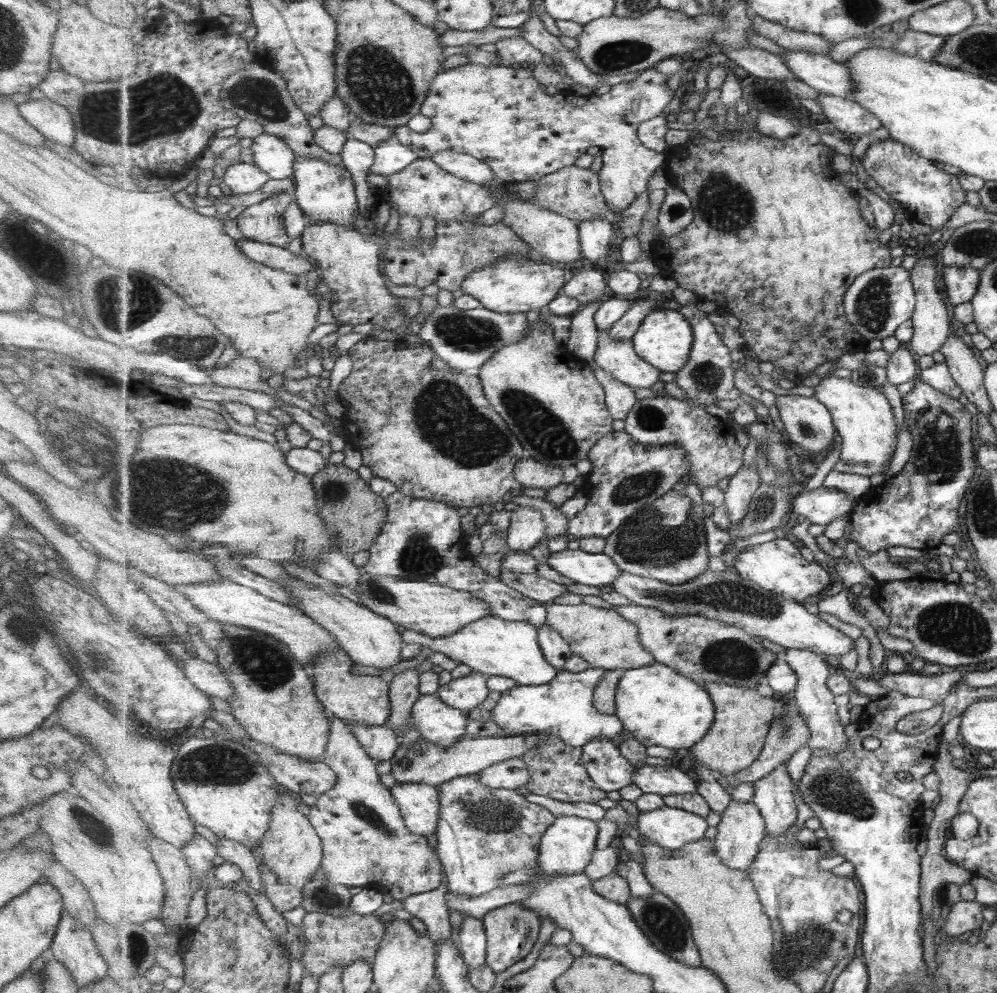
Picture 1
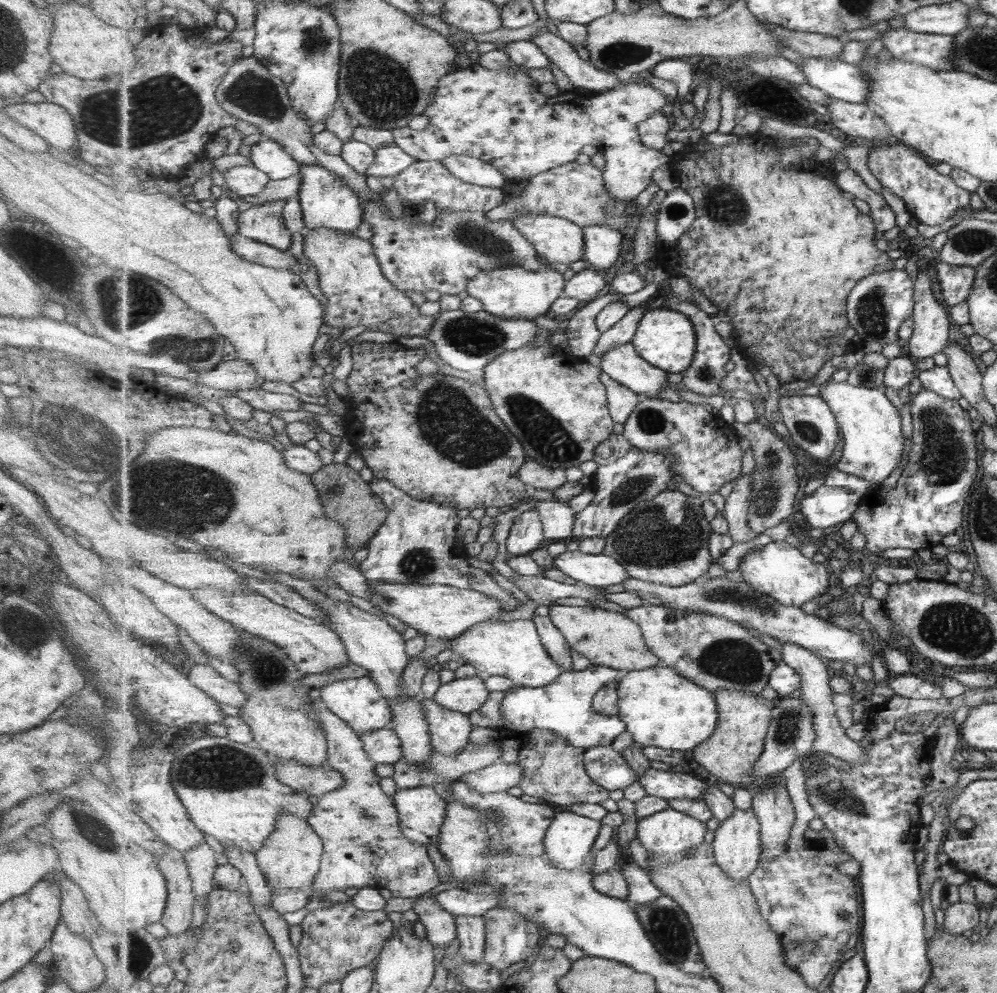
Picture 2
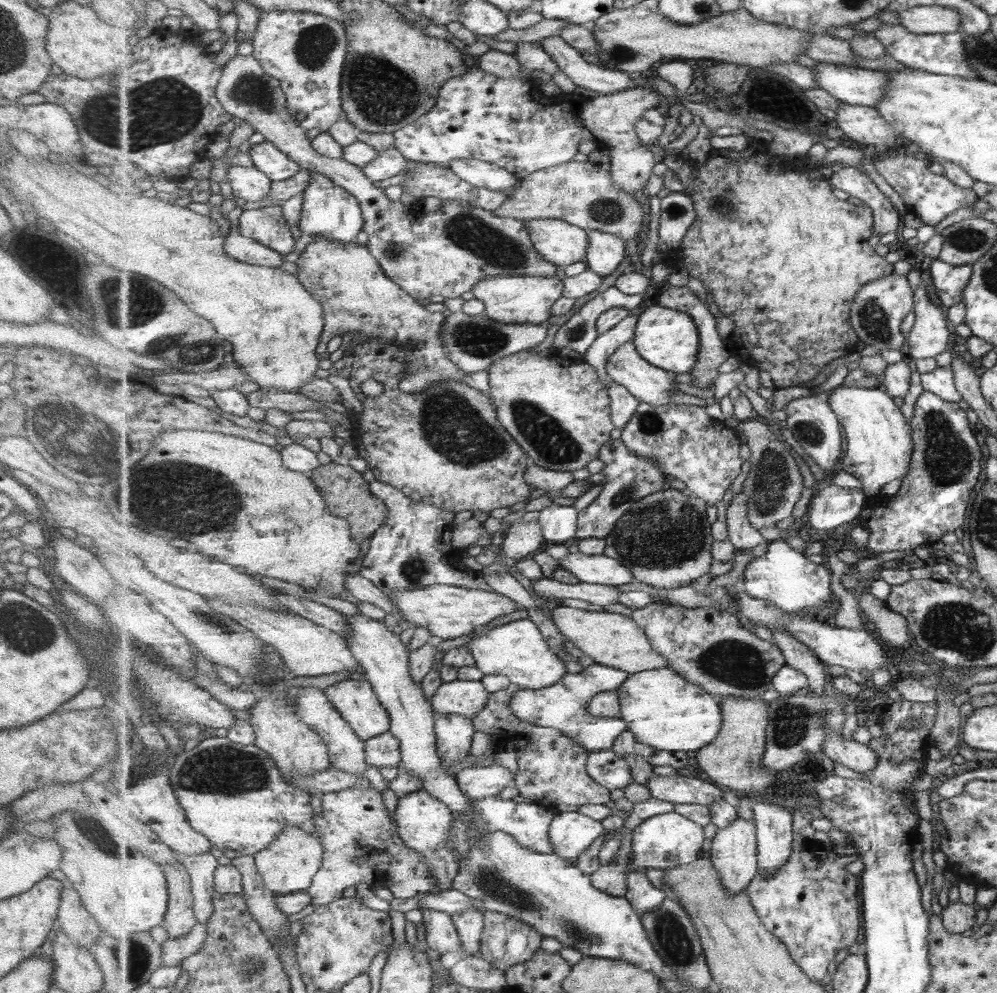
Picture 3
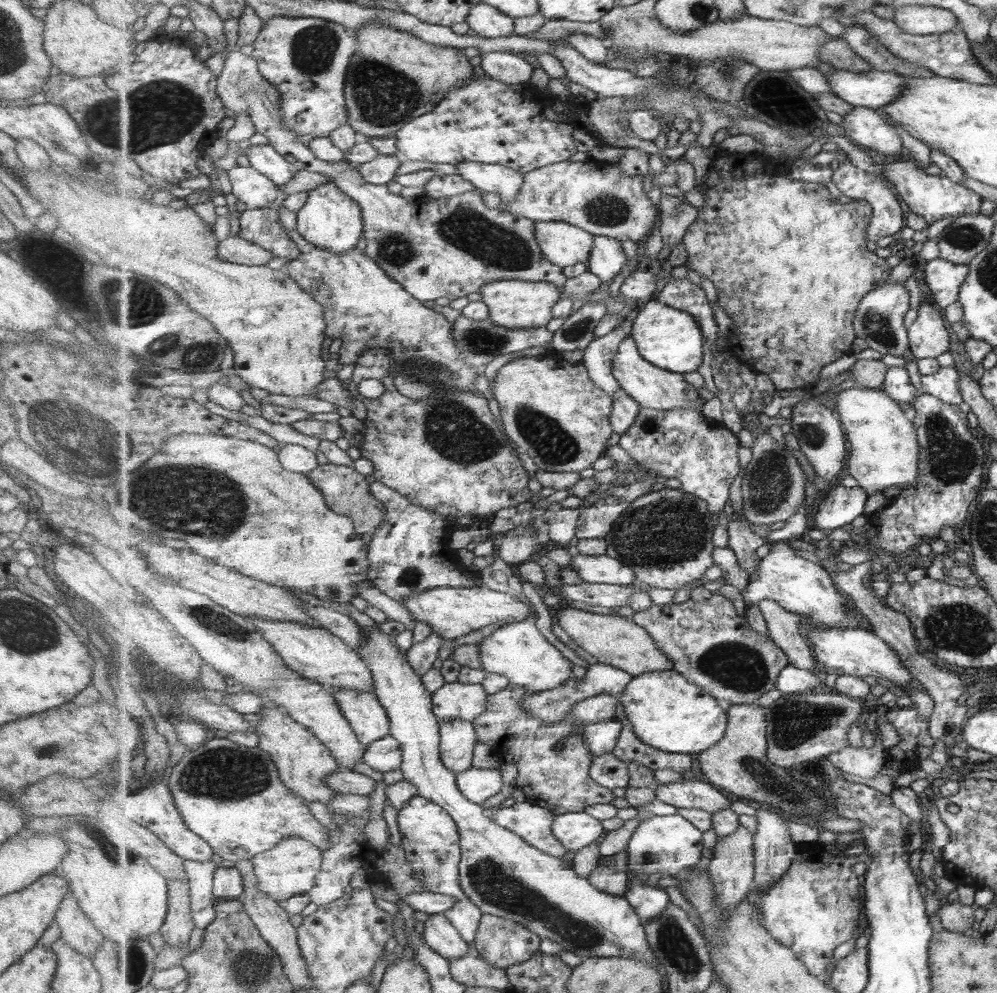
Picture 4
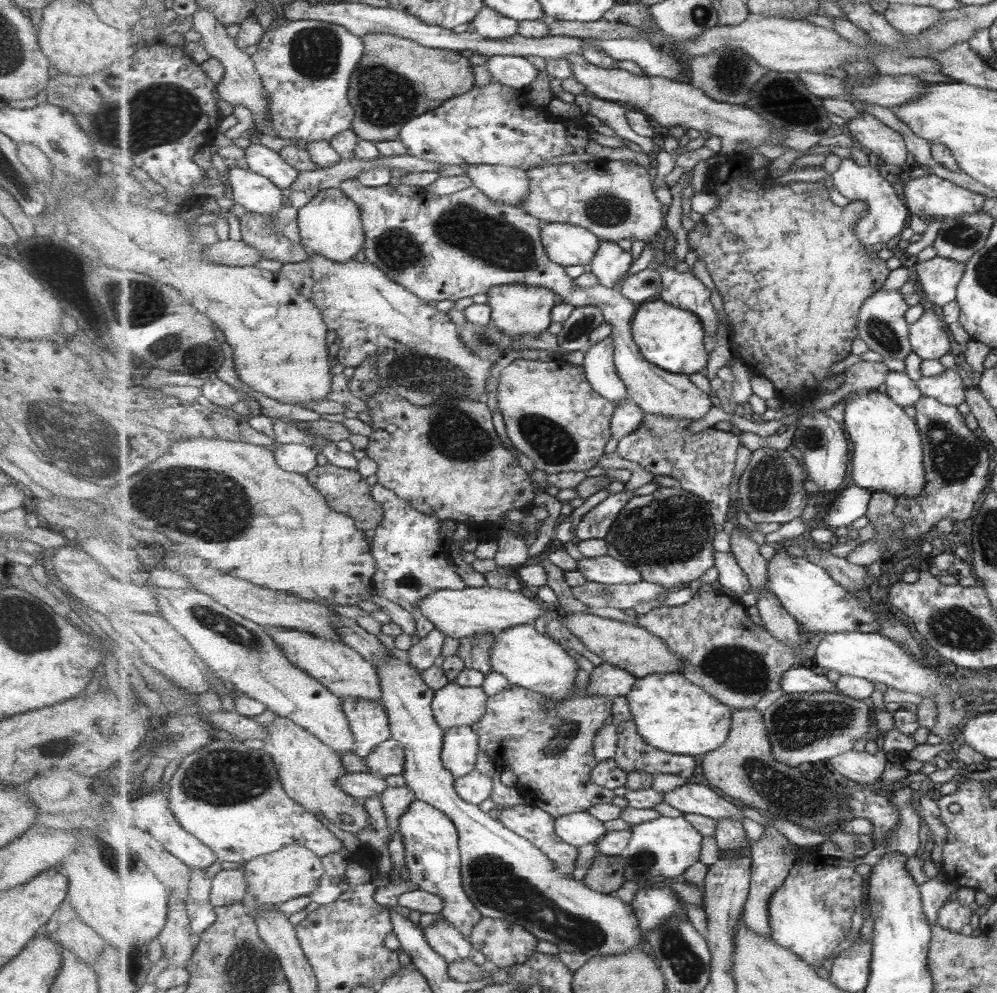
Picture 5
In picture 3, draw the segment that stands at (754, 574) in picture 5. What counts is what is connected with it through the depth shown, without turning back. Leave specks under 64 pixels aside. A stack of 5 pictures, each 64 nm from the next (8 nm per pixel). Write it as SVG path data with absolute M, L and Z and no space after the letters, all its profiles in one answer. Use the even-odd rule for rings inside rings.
M741 489L739 494L735 494L727 508L726 523L730 537L728 538L738 548L738 553L745 552L749 548L755 548L763 542L769 542L758 528L755 528L749 520L749 506L745 490Z

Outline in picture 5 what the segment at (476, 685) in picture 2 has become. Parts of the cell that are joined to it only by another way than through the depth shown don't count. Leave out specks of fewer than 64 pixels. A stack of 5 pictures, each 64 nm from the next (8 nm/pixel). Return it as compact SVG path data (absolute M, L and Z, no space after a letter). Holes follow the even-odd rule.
M450 682L436 692L432 707L444 732L461 726L472 727L488 711L488 694L482 687L465 687Z

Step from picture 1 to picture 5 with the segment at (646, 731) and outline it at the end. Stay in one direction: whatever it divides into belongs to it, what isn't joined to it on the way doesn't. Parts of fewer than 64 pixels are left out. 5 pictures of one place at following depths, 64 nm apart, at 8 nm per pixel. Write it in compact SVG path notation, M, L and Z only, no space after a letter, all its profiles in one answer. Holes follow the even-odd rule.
M683 672L653 674L645 676L645 678L638 678L635 683L633 691L626 698L629 700L633 715L635 715L639 732L654 747L677 755L704 756L721 748L725 744L725 740L729 738L734 710L720 702L715 696L711 696L711 693L706 692L700 685L690 681L683 675Z

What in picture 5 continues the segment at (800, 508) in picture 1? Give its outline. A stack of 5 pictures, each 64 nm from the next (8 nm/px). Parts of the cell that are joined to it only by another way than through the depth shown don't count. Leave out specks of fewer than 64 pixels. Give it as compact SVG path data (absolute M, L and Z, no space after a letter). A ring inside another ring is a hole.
M855 484L843 488L825 510L823 521L827 526L845 526L850 529L850 524L866 516L873 493Z

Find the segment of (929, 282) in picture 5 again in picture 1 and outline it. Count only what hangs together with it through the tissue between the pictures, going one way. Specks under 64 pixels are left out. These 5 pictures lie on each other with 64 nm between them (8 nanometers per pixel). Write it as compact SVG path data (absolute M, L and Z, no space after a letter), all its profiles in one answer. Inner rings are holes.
M944 265L943 276L945 276L946 293L951 303L956 306L973 300L981 281L979 269Z

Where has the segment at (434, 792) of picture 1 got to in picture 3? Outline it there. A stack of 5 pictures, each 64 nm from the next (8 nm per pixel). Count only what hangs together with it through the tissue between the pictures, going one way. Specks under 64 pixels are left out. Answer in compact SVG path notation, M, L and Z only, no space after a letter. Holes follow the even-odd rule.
M423 788L419 792L413 792L409 796L398 799L395 810L395 818L398 823L397 830L404 841L404 844L421 852L425 858L425 864L433 870L433 878L437 880L437 888L441 891L455 890L453 884L456 882L459 872L459 853L457 849L449 847L450 840L454 836L453 824L455 817L452 809Z

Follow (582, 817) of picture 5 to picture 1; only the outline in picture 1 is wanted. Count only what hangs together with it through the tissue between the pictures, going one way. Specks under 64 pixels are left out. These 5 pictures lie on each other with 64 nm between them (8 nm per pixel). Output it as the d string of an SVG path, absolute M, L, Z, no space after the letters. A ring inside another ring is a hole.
M561 816L543 836L537 860L539 865L539 879L541 877L560 877L581 874L591 864L593 853L597 850L598 827L596 820L581 818L580 816Z

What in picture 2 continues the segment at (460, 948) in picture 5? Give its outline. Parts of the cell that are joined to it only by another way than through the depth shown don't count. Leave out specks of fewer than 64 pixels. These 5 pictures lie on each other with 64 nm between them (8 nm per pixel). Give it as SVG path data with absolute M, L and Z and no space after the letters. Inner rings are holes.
M439 893L417 899L412 909L418 914L418 920L425 926L427 938L435 946L451 946L458 936L456 916L435 902L437 895Z

